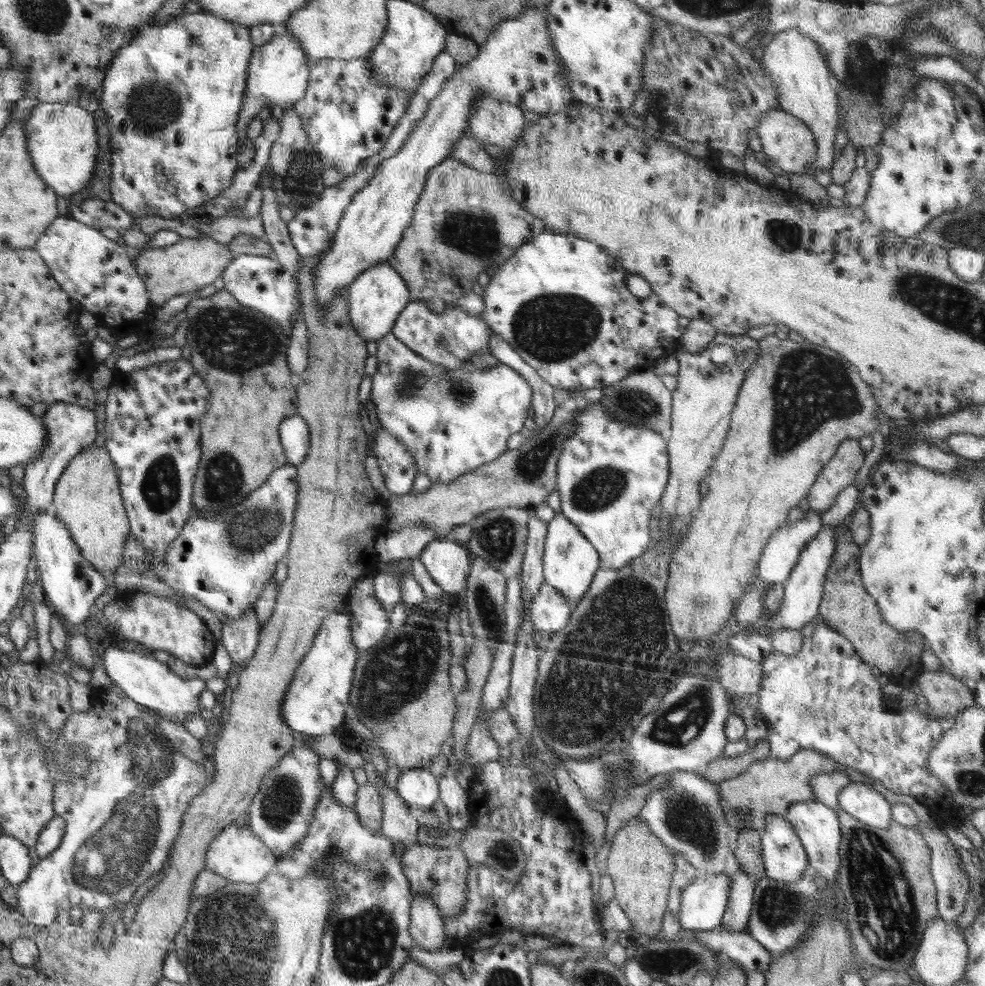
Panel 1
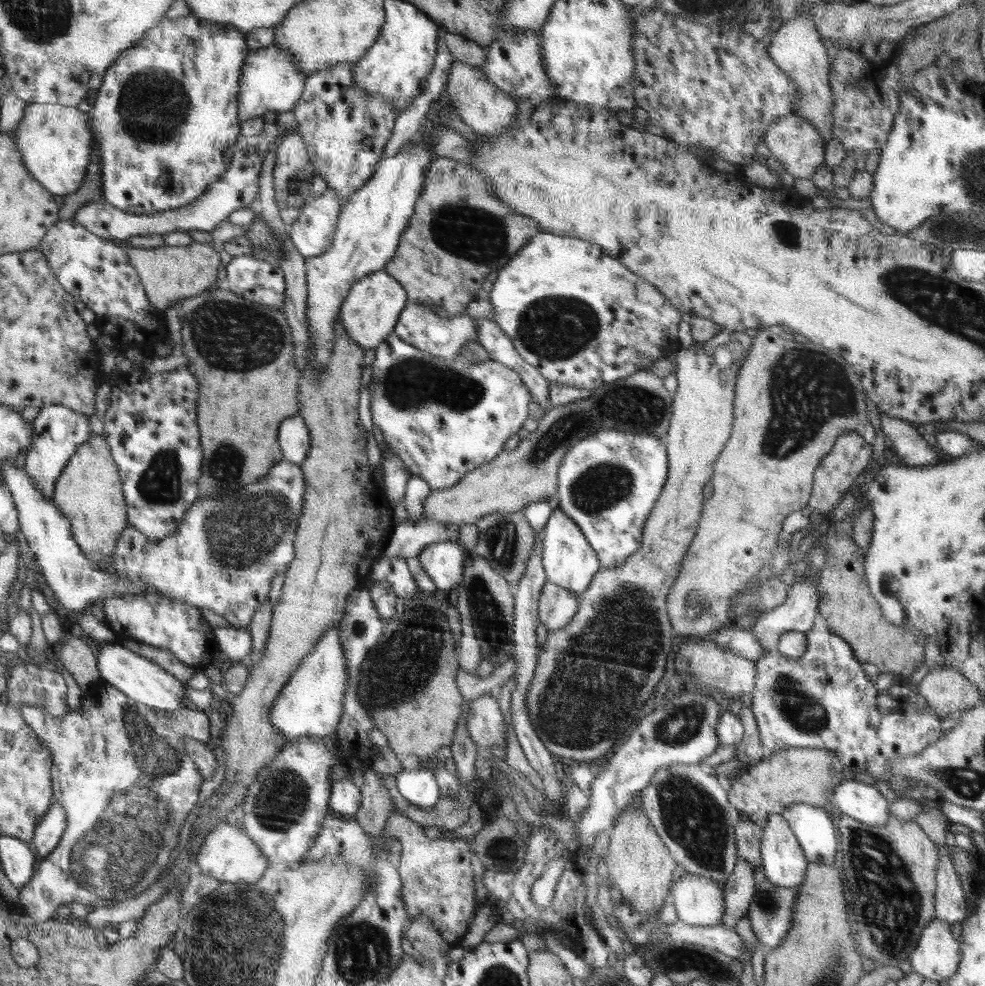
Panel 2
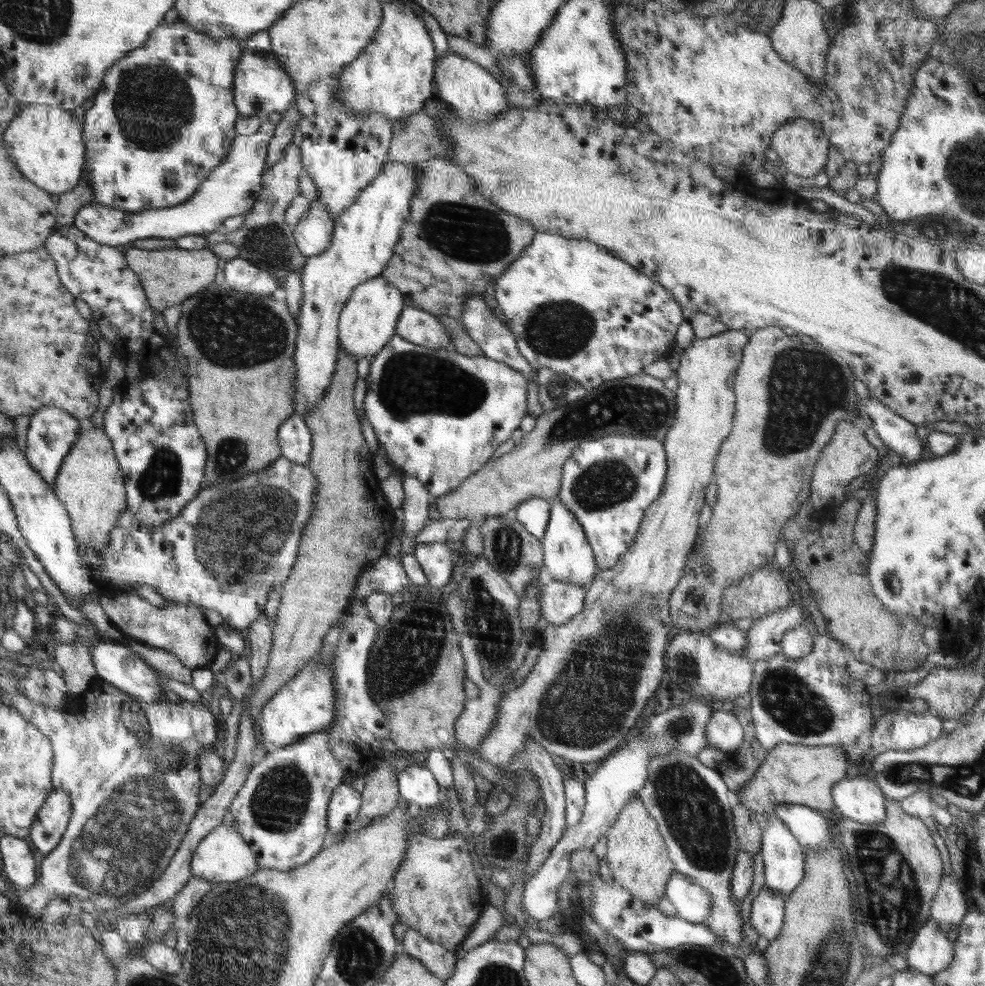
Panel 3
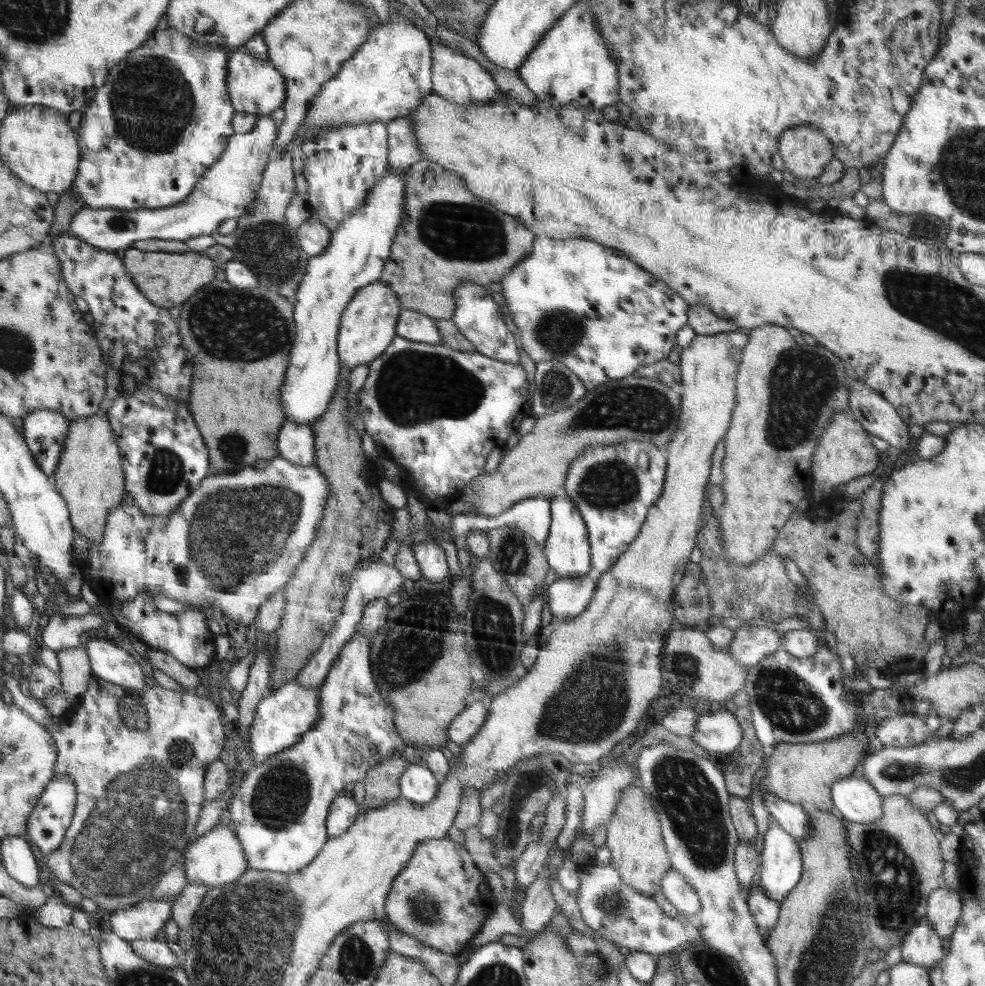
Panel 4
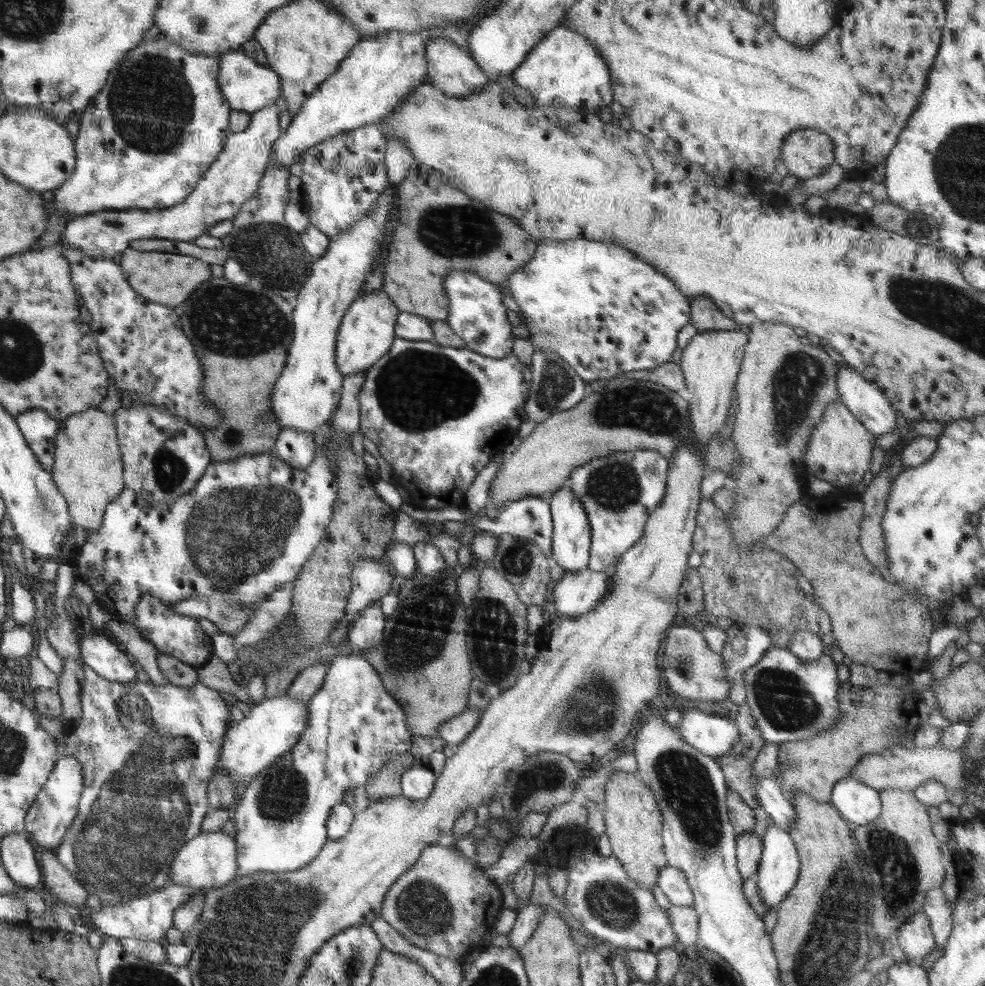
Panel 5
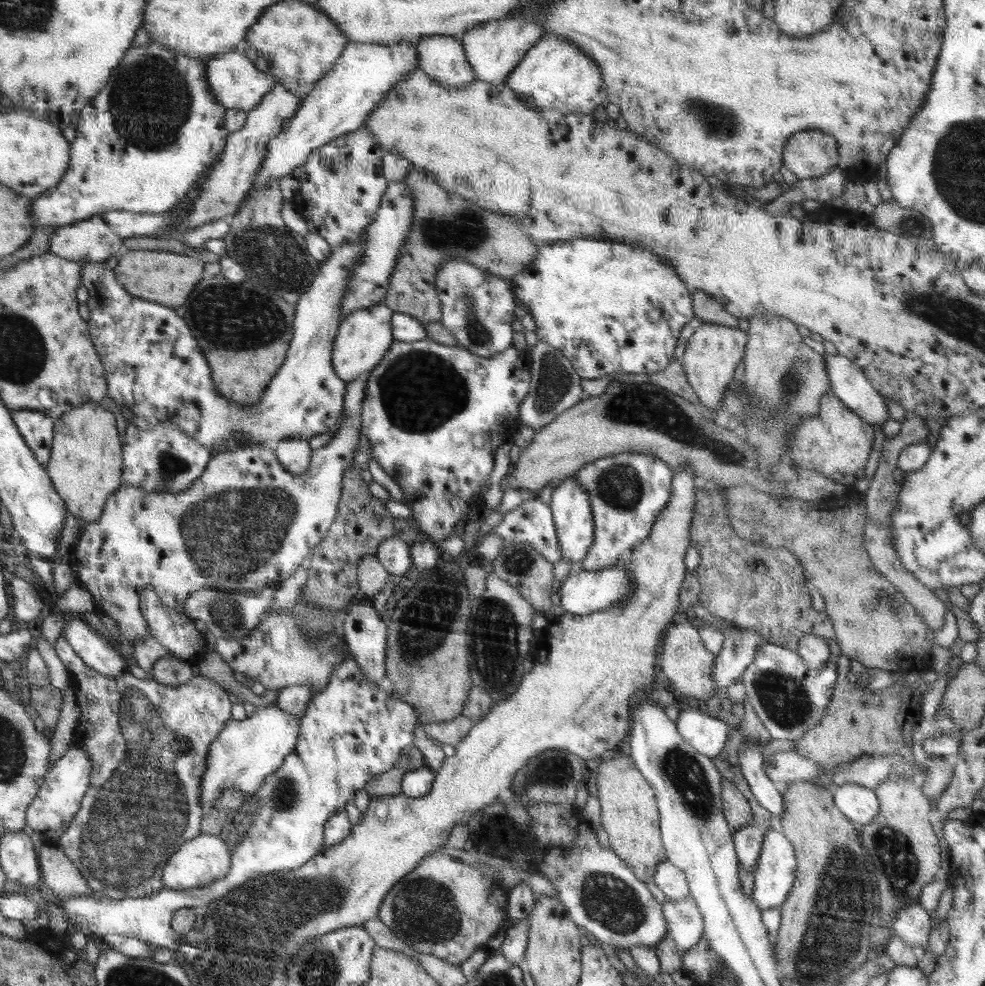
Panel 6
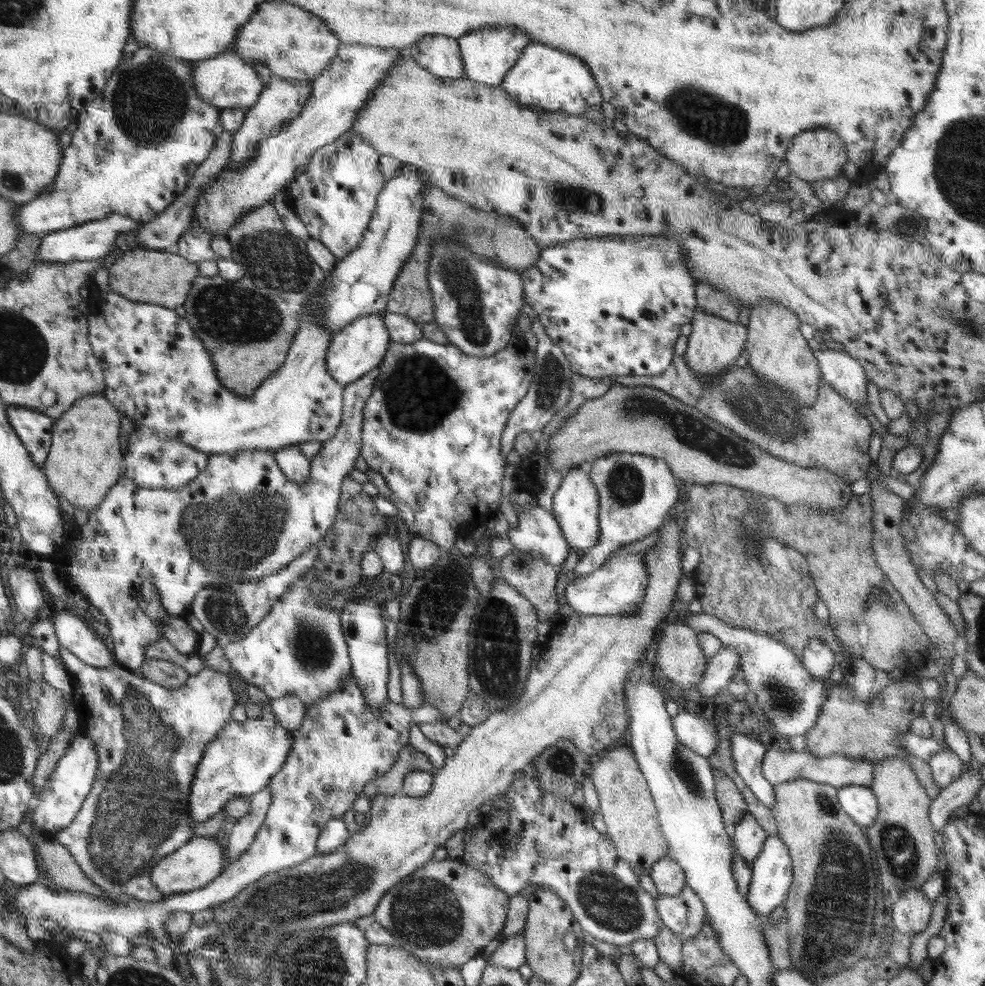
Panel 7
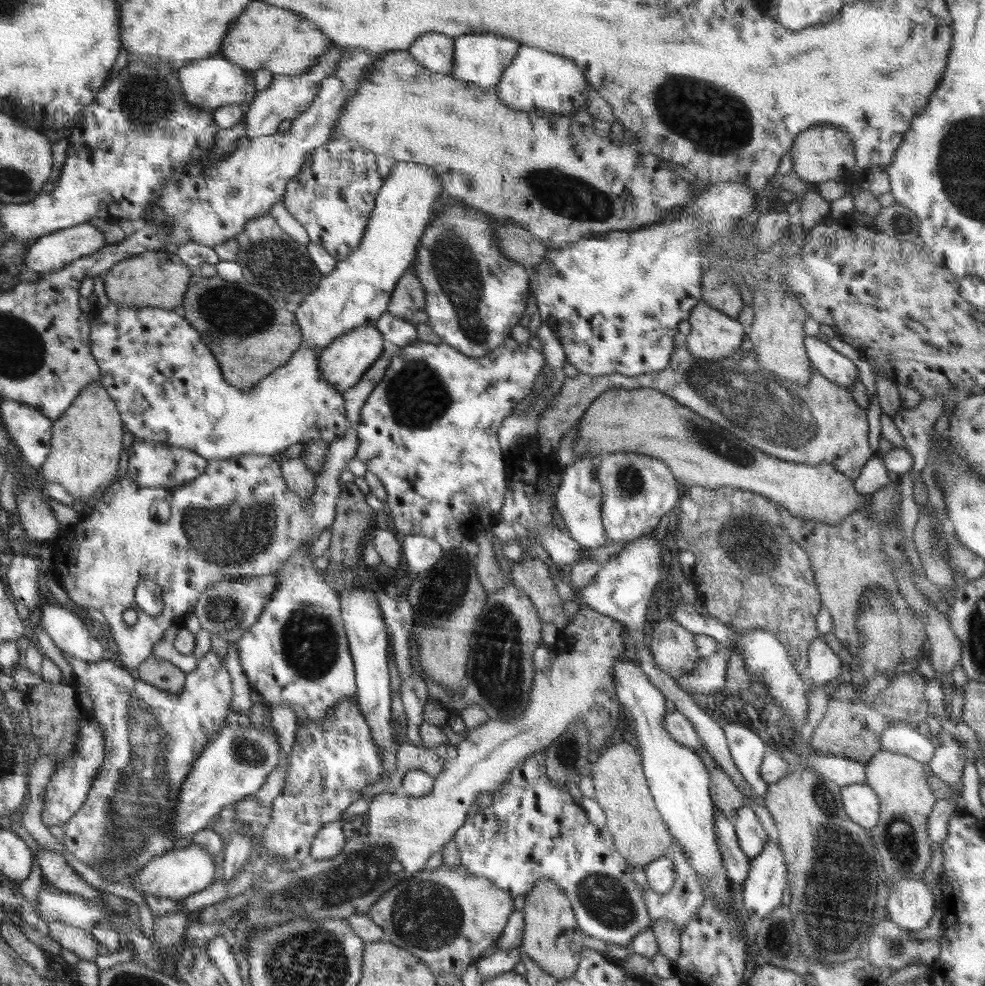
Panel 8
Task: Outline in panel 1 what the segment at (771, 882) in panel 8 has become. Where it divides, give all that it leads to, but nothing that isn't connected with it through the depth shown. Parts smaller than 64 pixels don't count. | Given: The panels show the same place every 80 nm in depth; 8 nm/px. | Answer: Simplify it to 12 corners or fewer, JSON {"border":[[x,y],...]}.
{"border":[[768,815],[761,835],[765,877],[802,879],[809,860],[792,824]]}

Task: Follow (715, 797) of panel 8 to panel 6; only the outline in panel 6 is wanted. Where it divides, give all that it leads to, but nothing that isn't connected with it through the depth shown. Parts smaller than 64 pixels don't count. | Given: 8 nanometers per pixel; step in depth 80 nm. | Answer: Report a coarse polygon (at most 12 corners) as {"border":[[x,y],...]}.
{"border":[[721,778],[723,815],[733,831],[754,821],[733,782]]}

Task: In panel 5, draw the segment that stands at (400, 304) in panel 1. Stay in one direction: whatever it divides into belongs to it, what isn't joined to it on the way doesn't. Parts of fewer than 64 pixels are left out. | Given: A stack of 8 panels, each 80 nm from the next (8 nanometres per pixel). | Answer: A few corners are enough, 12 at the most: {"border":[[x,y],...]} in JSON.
{"border":[[383,289],[356,297],[335,352],[343,376],[395,342],[399,313]]}

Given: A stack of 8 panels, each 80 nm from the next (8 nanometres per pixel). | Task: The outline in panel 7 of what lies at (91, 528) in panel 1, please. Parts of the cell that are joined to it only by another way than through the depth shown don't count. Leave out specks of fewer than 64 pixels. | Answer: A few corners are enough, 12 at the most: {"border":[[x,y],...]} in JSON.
{"border":[[103,394],[54,425],[42,468],[90,514],[118,482],[120,418]]}

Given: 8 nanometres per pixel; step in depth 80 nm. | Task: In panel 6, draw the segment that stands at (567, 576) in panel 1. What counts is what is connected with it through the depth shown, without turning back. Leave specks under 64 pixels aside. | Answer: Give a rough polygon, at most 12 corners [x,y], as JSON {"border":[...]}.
{"border":[[573,477],[552,493],[563,559],[577,569],[594,542],[588,493]]}

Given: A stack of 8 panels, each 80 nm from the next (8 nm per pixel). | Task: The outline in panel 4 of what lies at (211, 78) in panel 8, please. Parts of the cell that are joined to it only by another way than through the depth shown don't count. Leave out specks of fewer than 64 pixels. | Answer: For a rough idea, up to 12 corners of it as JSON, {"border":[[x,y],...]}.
{"border":[[246,50],[232,54],[235,112],[270,115],[286,77]]}

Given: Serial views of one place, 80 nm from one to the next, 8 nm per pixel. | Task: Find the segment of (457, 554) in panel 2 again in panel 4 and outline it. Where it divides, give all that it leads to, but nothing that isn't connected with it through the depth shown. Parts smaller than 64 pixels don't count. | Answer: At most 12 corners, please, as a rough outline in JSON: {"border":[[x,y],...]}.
{"border":[[435,541],[412,549],[430,584],[452,578],[444,549]]}

